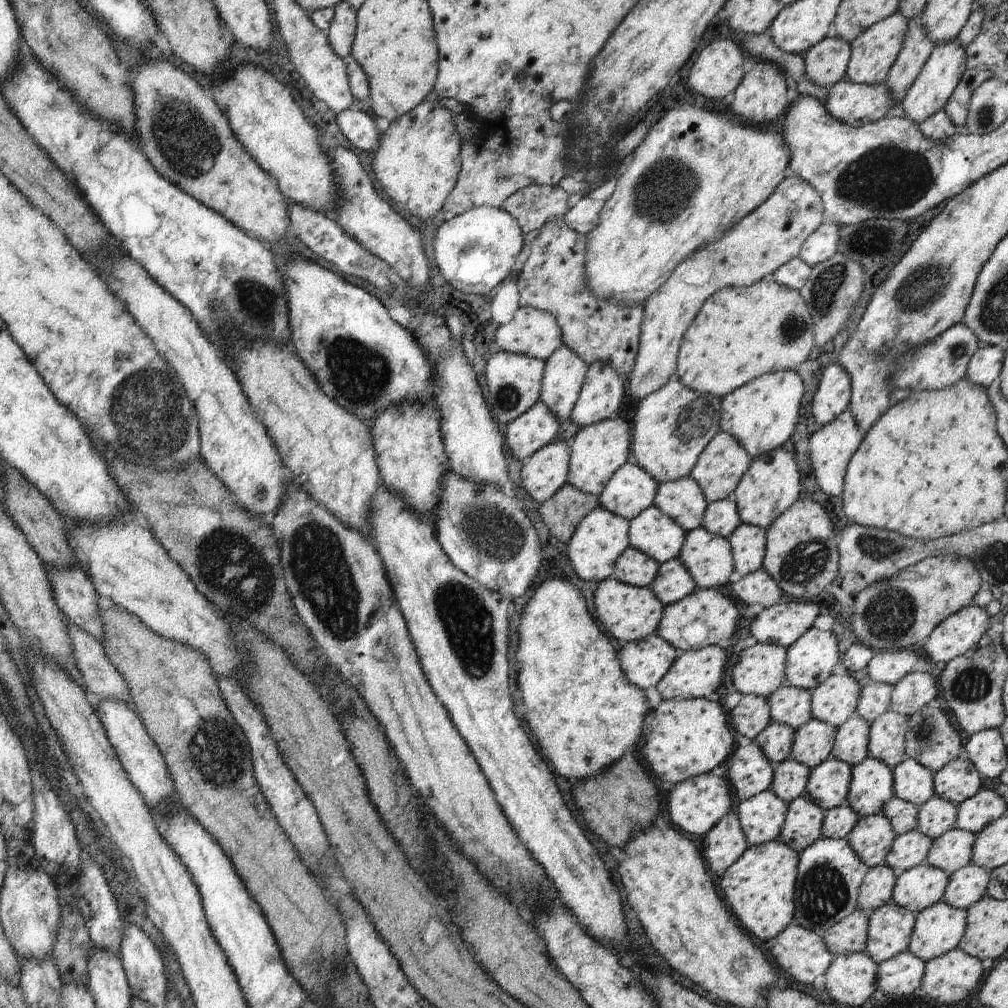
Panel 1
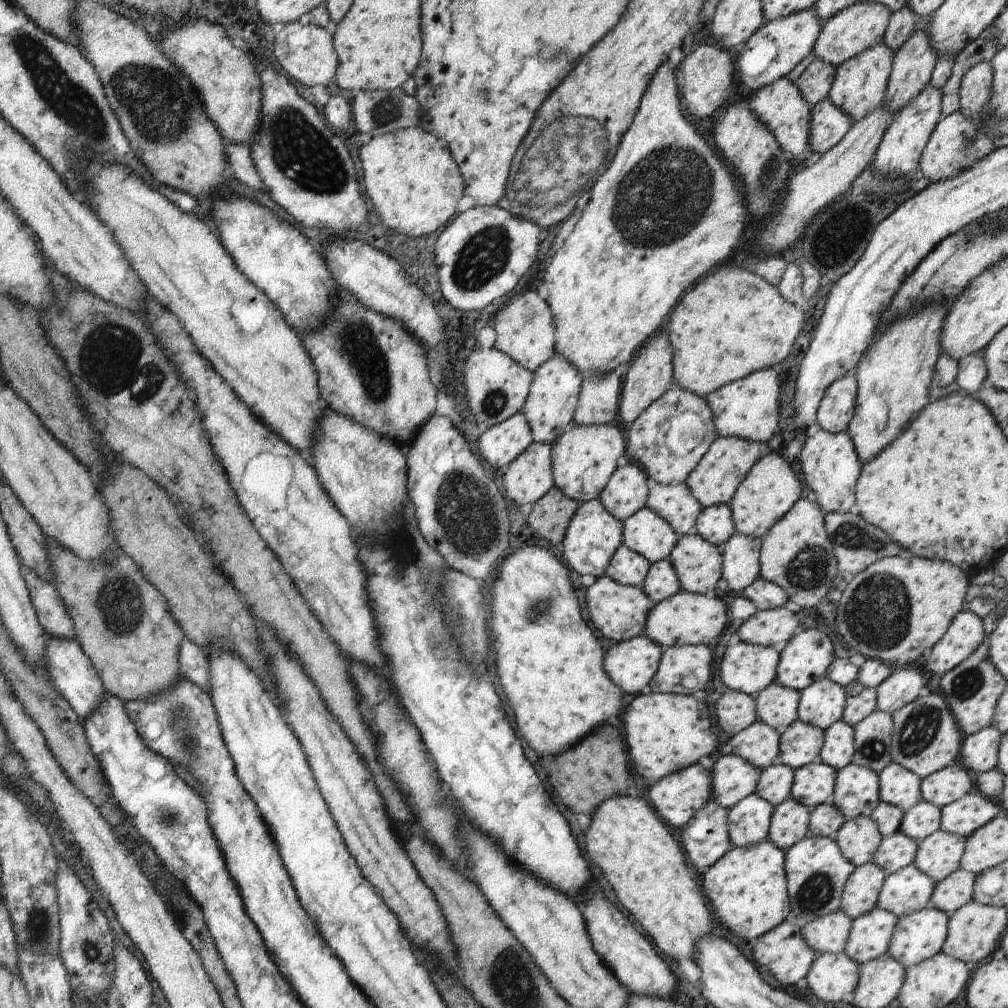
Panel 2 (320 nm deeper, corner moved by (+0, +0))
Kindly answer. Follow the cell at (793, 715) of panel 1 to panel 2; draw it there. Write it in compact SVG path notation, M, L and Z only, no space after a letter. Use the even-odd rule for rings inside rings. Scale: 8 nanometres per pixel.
M775 680L754 697L758 721L777 731L787 729L798 720L800 691L786 688Z

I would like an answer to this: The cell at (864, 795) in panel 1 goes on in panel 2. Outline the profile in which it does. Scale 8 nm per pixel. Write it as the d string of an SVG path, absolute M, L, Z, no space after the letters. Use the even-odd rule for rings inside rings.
M854 763L837 771L830 803L847 819L869 817L880 801L877 773Z

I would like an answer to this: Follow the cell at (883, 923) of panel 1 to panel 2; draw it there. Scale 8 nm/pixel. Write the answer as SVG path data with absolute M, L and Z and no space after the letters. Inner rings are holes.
M877 906L857 916L852 921L842 952L858 964L886 955L898 919L890 911Z

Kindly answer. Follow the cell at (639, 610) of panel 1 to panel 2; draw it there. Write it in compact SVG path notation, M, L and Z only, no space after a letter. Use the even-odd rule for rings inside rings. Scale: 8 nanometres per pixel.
M605 574L586 589L586 604L590 620L600 630L600 634L616 642L642 634L647 614L655 605L639 587L620 584Z

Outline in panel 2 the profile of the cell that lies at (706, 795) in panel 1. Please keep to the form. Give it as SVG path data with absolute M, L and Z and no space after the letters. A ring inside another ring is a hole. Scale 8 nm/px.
M696 763L674 774L669 774L651 783L648 798L657 815L668 827L682 829L702 806L712 800L710 770L704 769L700 763Z

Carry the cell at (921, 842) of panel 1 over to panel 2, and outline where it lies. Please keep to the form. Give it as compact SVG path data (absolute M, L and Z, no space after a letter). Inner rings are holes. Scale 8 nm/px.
M899 830L882 839L880 846L875 850L873 861L888 875L891 875L897 870L912 865L917 850L917 841Z

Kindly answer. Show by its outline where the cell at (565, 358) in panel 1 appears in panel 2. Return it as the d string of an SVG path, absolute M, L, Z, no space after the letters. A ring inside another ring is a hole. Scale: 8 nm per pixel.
M559 355L542 363L533 373L534 378L521 413L528 421L533 440L552 445L574 426L573 416L583 378L574 366Z

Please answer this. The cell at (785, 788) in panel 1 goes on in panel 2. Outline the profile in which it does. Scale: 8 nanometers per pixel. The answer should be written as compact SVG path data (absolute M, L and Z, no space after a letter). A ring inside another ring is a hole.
M776 763L762 770L755 793L772 806L778 806L790 797L794 784L794 771L789 766Z

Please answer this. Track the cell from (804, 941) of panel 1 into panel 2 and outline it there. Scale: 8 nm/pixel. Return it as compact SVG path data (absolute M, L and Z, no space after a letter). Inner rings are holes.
M792 918L759 936L752 952L755 962L758 962L762 968L766 968L778 982L784 984L788 989L800 978L806 978L816 957L816 953L804 942L799 923Z

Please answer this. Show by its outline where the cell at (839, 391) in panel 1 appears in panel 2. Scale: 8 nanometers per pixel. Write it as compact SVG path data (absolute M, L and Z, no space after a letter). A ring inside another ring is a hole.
M854 373L835 380L820 401L816 428L832 434L846 431L854 416L856 397L857 380Z

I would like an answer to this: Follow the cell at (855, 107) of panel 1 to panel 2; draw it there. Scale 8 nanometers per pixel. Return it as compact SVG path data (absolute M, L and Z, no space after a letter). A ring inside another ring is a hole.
M828 98L812 107L808 142L815 157L834 148L850 130L850 117Z

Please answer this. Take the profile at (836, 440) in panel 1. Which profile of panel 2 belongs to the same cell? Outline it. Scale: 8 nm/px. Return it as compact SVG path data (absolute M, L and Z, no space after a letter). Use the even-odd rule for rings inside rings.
M816 428L802 440L801 467L798 473L801 480L814 491L816 504L826 514L853 512L856 506L855 486L860 478L862 463L847 431L832 434Z

